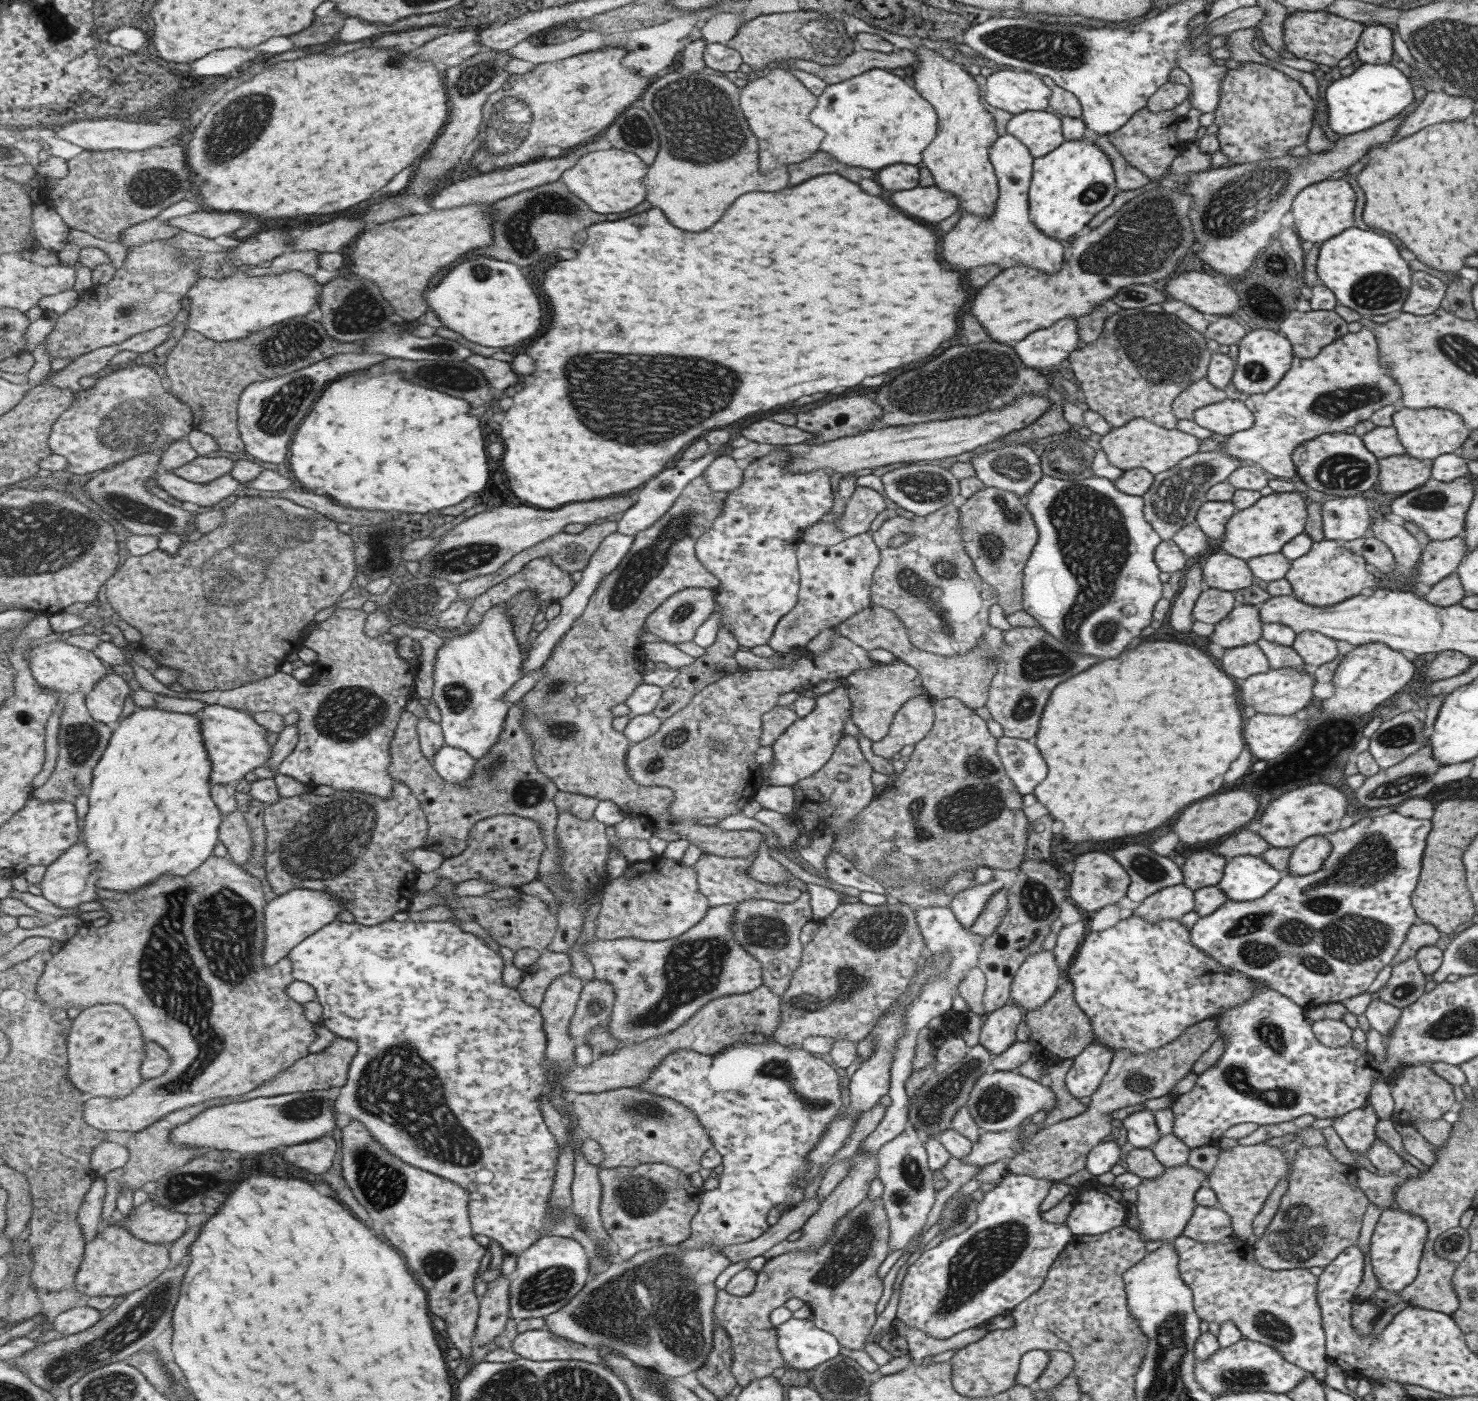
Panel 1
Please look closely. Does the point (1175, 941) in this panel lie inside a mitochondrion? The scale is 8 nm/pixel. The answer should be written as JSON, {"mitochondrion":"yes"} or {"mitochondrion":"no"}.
{"mitochondrion":"no"}

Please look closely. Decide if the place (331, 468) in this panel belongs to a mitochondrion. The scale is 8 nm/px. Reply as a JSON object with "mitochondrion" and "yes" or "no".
{"mitochondrion":"no"}

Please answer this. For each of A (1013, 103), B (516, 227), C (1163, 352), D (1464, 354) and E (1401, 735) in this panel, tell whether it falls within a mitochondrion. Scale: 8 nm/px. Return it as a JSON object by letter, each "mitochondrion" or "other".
{"A":"other","B":"mitochondrion","C":"mitochondrion","D":"mitochondrion","E":"mitochondrion"}

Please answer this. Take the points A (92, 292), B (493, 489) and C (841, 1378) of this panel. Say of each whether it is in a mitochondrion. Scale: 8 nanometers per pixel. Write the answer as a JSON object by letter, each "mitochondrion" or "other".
{"A":"other","B":"other","C":"mitochondrion"}

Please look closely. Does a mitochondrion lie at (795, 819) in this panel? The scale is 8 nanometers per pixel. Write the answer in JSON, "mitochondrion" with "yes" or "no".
{"mitochondrion":"no"}

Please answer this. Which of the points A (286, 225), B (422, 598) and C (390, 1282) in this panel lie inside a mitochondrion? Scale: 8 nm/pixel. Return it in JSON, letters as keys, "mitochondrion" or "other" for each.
{"A":"other","B":"mitochondrion","C":"other"}

